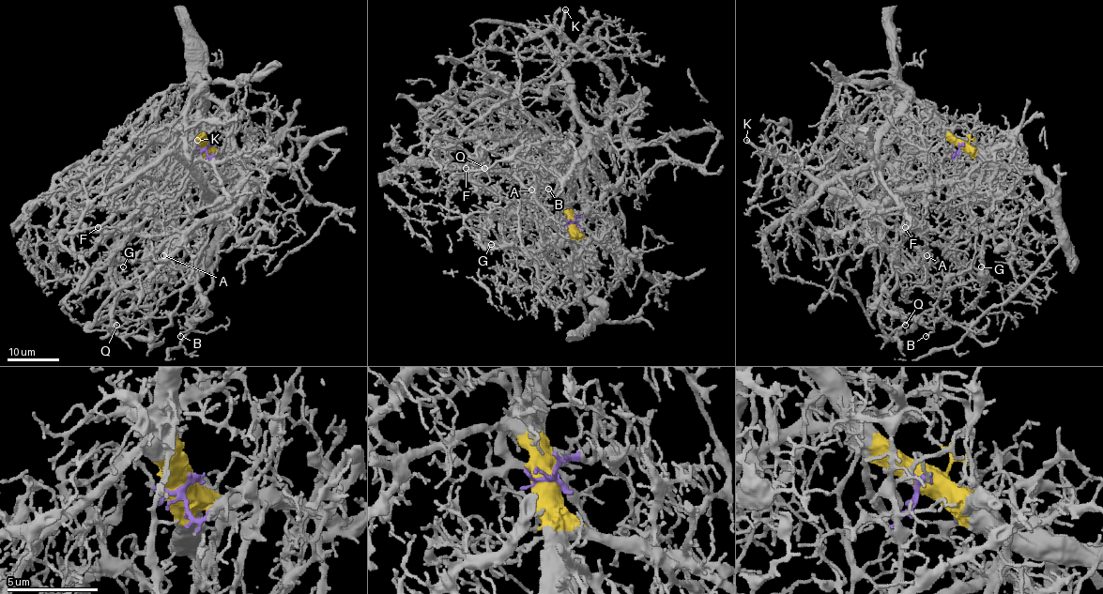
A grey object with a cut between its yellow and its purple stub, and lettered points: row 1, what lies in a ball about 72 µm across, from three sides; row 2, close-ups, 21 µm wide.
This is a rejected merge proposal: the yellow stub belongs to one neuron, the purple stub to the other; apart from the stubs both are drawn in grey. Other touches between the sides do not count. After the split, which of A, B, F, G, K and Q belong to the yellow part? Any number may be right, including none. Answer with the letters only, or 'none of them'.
A, F, G, Q

